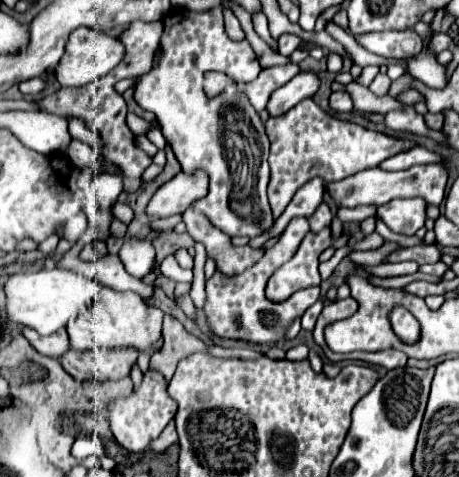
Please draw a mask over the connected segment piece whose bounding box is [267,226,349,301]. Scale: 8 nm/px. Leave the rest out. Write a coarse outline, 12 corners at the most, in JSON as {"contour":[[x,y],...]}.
{"contour":[[330,226],[307,233],[295,257],[271,275],[269,301],[319,285],[319,255],[343,247]]}

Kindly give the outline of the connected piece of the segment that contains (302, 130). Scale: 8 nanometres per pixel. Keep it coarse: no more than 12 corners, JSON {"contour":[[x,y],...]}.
{"contour":[[303,99],[265,123],[277,219],[325,183],[411,149]]}

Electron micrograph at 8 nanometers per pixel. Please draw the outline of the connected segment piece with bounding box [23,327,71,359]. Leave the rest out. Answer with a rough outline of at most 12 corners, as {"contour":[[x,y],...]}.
{"contour":[[25,327],[23,335],[39,353],[61,359],[71,349],[65,329],[43,337]]}

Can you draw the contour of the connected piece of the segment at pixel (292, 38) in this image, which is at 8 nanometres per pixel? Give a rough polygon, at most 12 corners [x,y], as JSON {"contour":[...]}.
{"contour":[[297,35],[279,37],[279,53],[289,55],[299,47]]}

